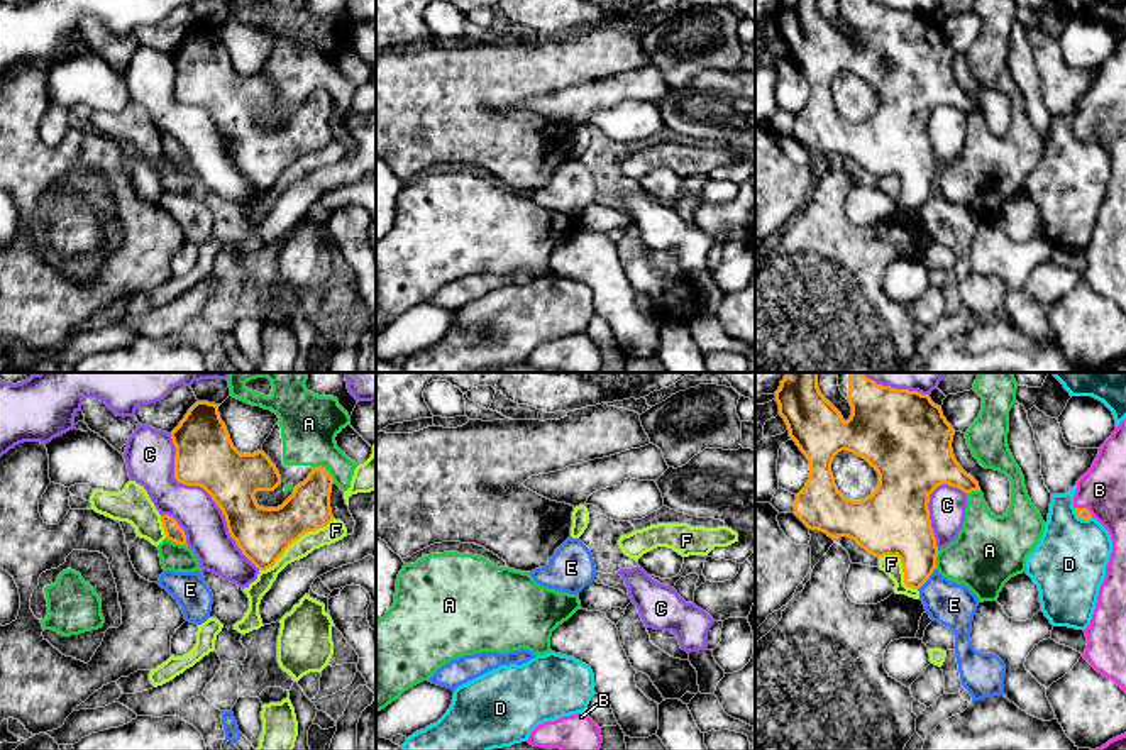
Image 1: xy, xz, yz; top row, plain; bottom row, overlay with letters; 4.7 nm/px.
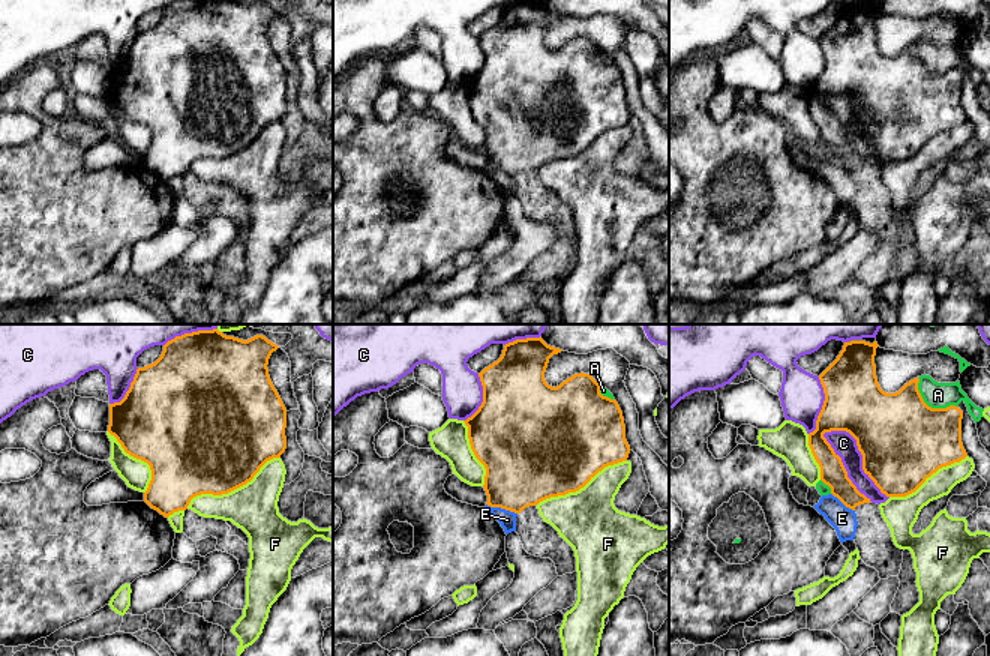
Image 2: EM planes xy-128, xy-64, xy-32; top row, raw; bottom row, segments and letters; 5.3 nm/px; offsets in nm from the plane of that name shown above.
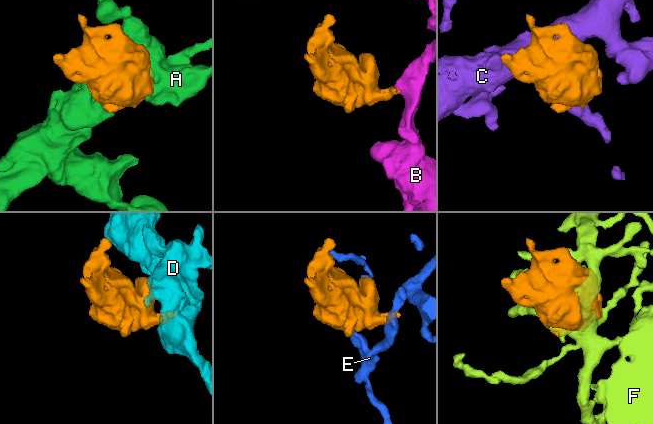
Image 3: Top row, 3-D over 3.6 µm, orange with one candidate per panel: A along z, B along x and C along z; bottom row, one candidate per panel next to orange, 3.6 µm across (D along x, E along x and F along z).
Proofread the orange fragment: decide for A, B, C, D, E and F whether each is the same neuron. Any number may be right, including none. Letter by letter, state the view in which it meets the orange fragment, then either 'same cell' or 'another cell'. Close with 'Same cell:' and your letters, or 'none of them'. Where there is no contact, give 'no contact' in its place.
A: xy | another cell
B: yz | same cell
C: xy | another cell
D: yz | another cell
E: yz | another cell
F: xy | another cell
Same cell: B

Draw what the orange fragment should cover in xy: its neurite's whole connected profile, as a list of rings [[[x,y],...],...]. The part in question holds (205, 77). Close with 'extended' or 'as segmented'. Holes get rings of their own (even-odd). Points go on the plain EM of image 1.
[[[196,22],[171,52],[176,68],[174,100],[203,108],[222,130],[242,174],[259,191],[266,191],[301,156],[334,141],[334,100],[318,86],[281,127],[259,127],[254,115],[274,112],[281,97],[262,71],[240,74],[234,68],[218,27]]] | as segmented

